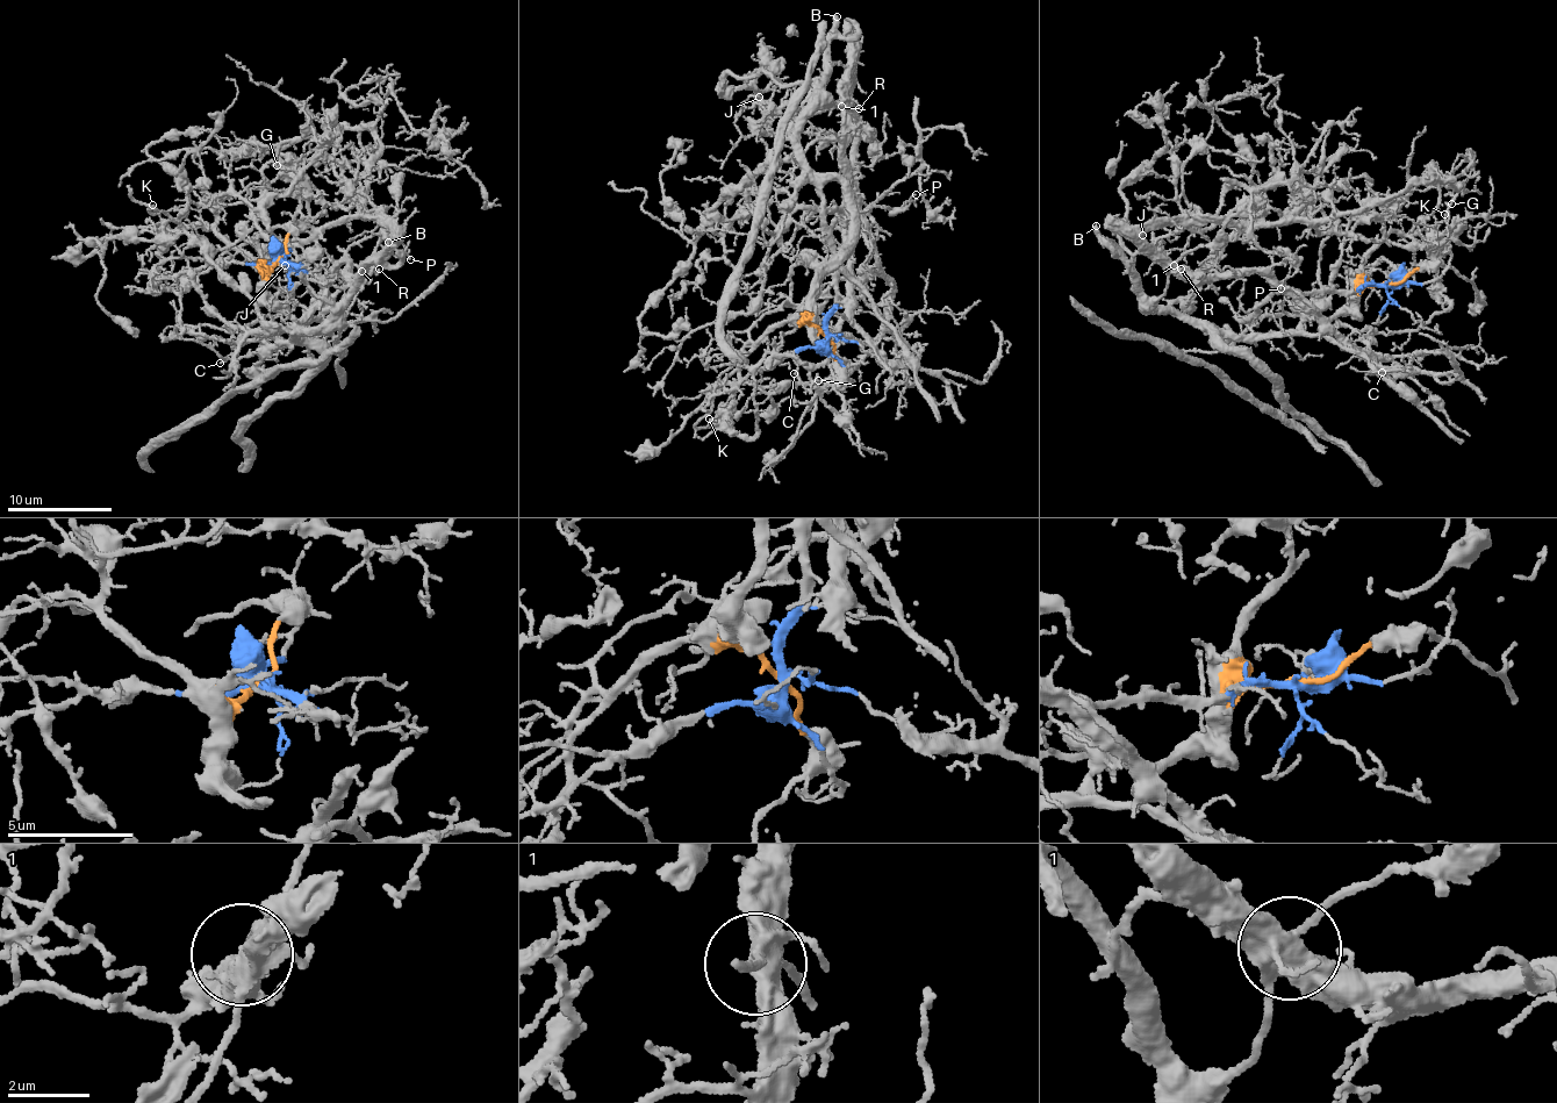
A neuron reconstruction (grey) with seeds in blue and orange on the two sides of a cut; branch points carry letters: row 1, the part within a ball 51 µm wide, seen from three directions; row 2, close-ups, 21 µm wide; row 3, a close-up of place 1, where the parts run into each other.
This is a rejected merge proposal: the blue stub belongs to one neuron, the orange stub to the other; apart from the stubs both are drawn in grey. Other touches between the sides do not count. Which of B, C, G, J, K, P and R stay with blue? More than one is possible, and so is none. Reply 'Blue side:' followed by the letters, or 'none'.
Blue side: C, G, J, P, R

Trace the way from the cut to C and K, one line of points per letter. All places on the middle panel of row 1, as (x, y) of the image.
C: (825, 338), (825, 316), (833, 306), (840, 251), (844, 248), (854, 296), (820, 364), (799, 366), (793, 373)
K: (825, 338), (813, 324), (782, 323), (748, 355), (729, 402), (709, 420)

